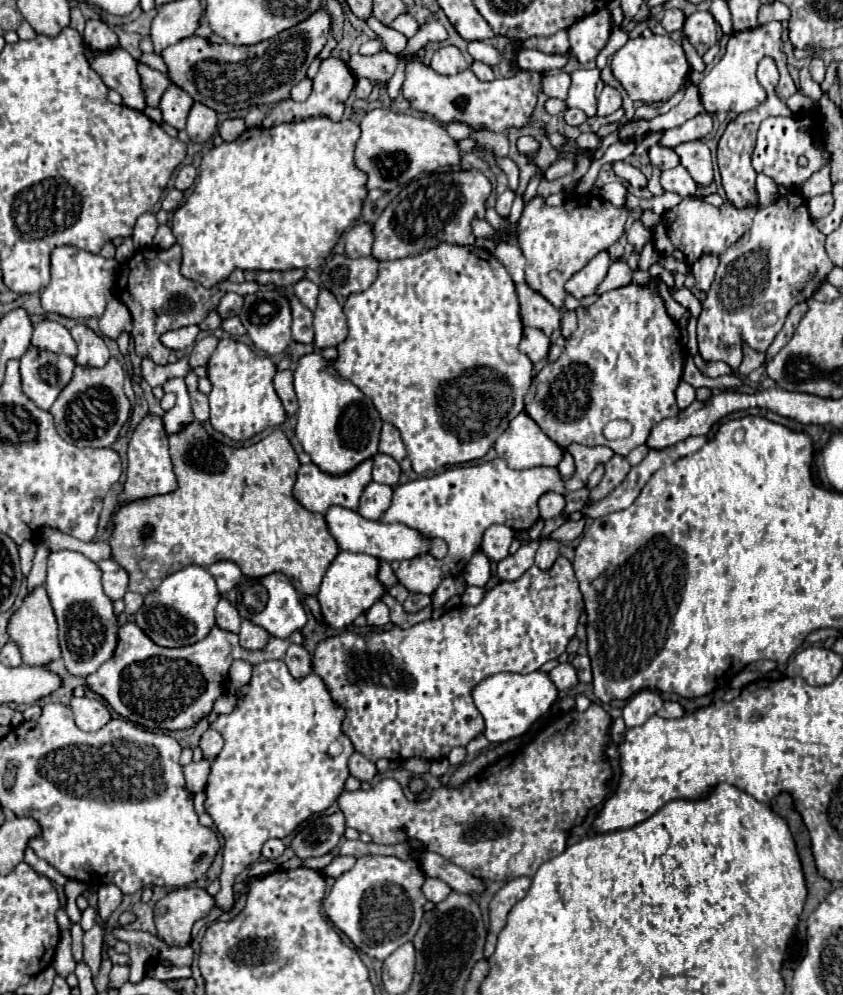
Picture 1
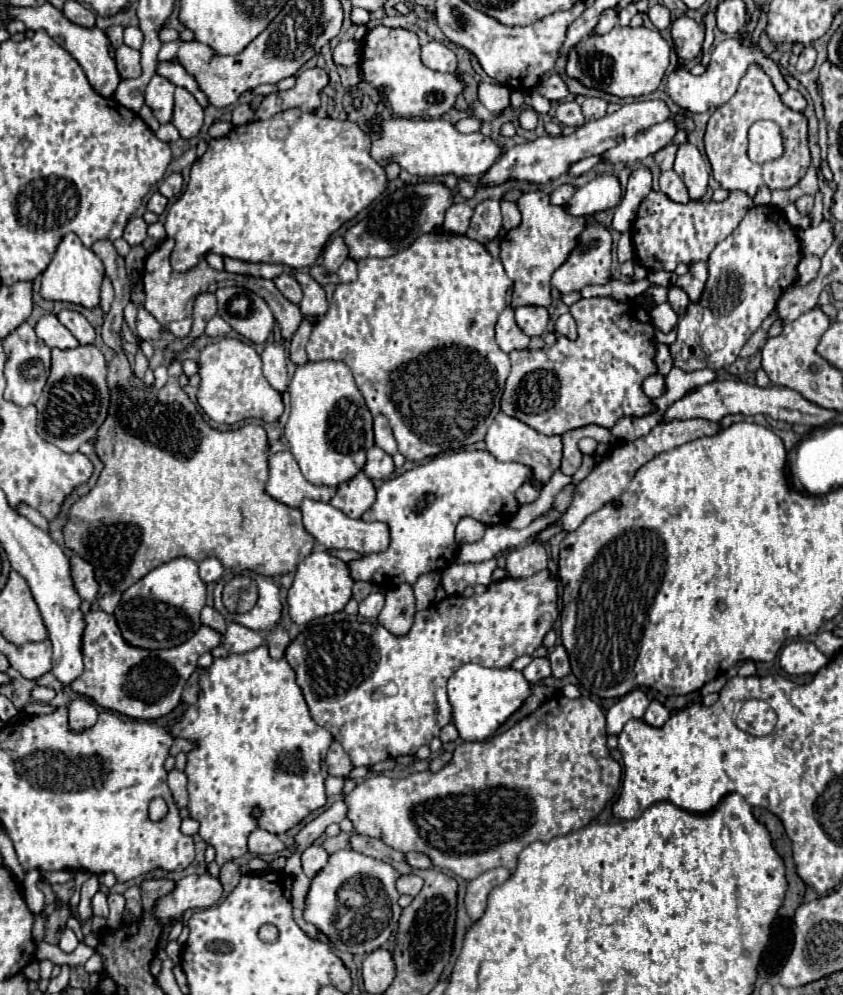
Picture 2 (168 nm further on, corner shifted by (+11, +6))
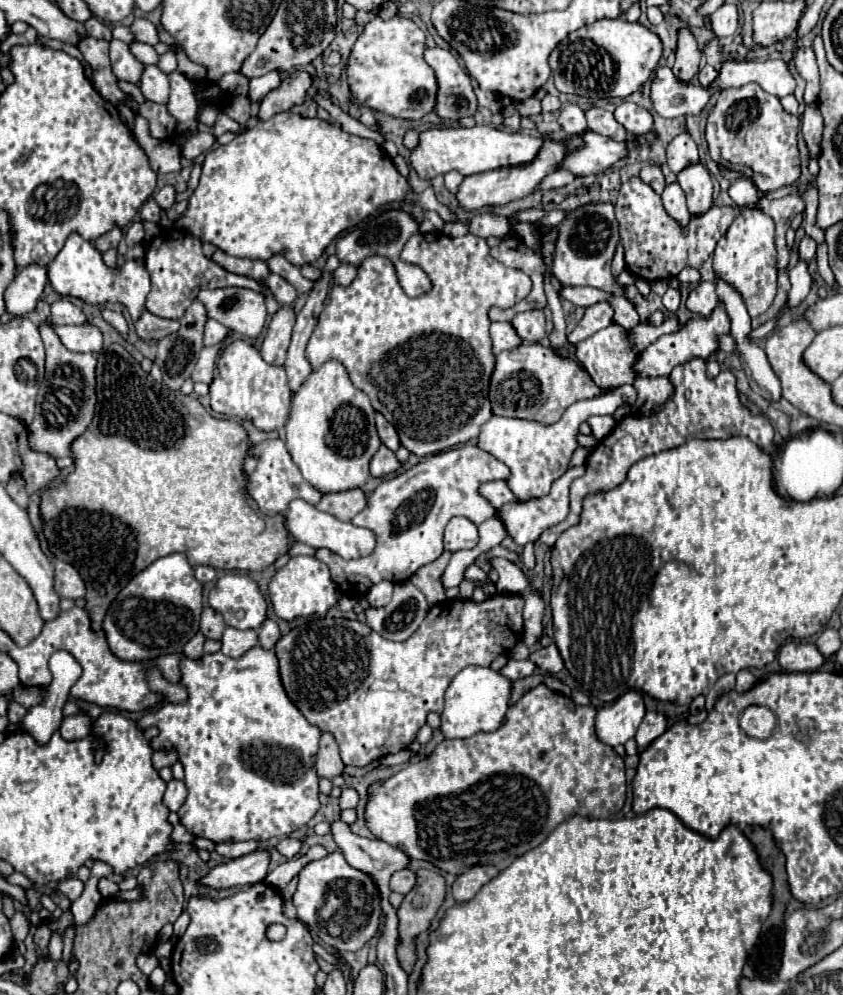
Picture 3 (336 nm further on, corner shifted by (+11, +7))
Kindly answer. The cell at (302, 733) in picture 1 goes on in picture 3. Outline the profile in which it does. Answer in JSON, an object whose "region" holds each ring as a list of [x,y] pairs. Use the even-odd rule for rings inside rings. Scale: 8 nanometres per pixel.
{"region":[[[259,645],[249,649],[243,657],[239,659],[233,659],[233,657],[225,657],[221,651],[219,653],[213,653],[213,655],[203,655],[199,659],[183,659],[179,663],[179,671],[181,671],[181,685],[187,689],[187,701],[185,703],[163,703],[159,709],[153,709],[153,711],[147,711],[139,721],[137,725],[141,725],[141,729],[145,727],[159,727],[159,735],[153,737],[153,741],[149,741],[149,745],[153,745],[153,751],[157,749],[173,749],[177,751],[177,757],[179,757],[179,763],[183,765],[185,769],[185,785],[187,785],[187,799],[185,803],[181,805],[181,809],[177,811],[179,815],[179,821],[183,823],[183,827],[193,835],[193,837],[205,837],[205,839],[211,839],[213,843],[223,843],[223,841],[267,841],[271,837],[283,837],[283,835],[289,835],[291,831],[303,827],[319,809],[319,777],[315,773],[315,753],[319,749],[319,737],[321,737],[321,731],[311,725],[303,715],[301,711],[291,703],[291,699],[287,697],[283,685],[281,685],[281,679],[279,679],[279,663],[277,663],[277,657],[275,657],[275,651],[265,651],[261,649]]]}

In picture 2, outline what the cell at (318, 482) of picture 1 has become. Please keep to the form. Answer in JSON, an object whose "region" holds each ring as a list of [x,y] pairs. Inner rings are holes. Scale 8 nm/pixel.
{"region":[[[291,452],[271,454],[269,468],[267,494],[287,506],[299,508],[305,498],[329,502],[333,494],[337,494],[337,486],[315,486],[307,482]]]}

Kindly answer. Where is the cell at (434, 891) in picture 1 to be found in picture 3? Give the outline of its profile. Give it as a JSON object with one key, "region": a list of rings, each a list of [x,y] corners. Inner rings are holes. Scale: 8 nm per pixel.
{"region":[[[401,869],[401,871],[393,873],[391,883],[389,883],[391,891],[403,893],[403,895],[405,895],[405,893],[409,893],[409,891],[413,889],[413,885],[415,885],[415,873],[413,873],[413,871],[409,871],[409,869]]]}

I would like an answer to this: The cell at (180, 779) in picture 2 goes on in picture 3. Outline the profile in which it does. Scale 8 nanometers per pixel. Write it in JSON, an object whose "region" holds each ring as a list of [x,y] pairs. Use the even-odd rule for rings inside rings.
{"region":[[[171,779],[167,783],[167,789],[165,789],[165,795],[163,795],[163,801],[165,805],[171,809],[171,811],[179,811],[179,807],[185,803],[185,797],[187,797],[187,787],[183,781],[177,781],[177,779]]]}

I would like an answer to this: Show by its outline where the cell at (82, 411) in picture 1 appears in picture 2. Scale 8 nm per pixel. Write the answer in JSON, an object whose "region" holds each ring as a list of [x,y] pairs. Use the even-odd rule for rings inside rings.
{"region":[[[77,346],[71,350],[51,350],[51,376],[37,400],[37,432],[43,440],[55,444],[63,452],[75,452],[79,446],[95,438],[107,418],[111,394],[107,386],[107,362],[97,346]]]}

